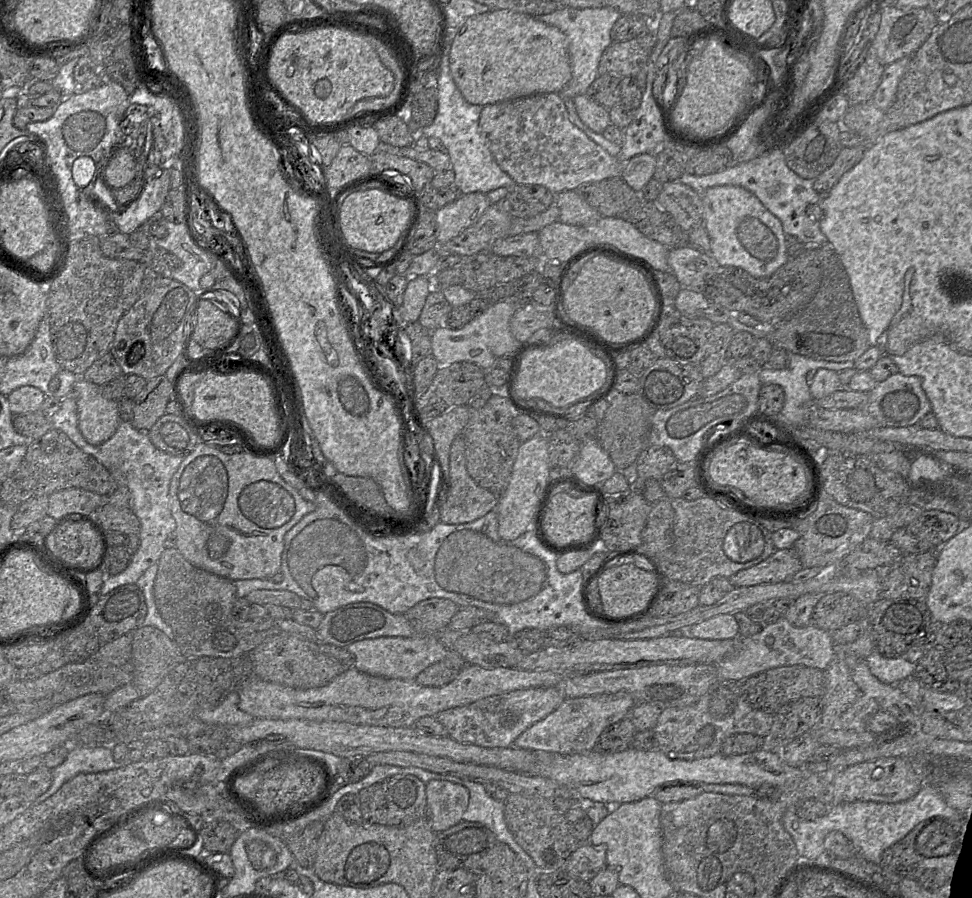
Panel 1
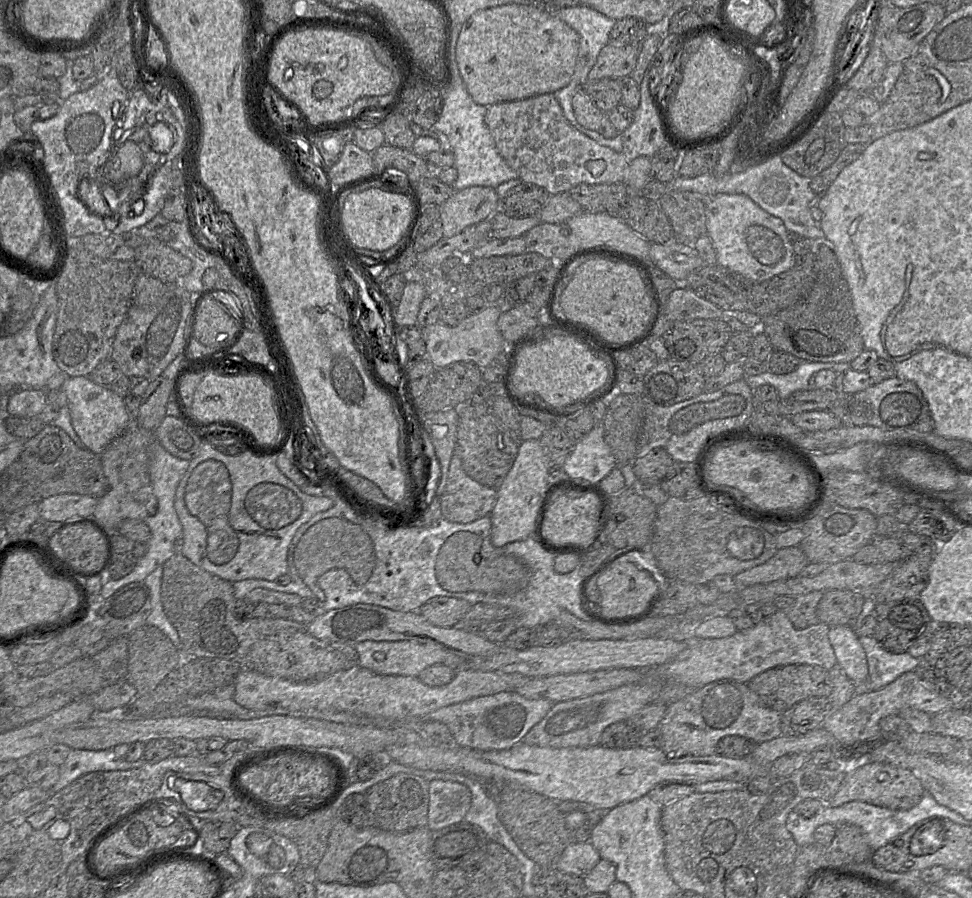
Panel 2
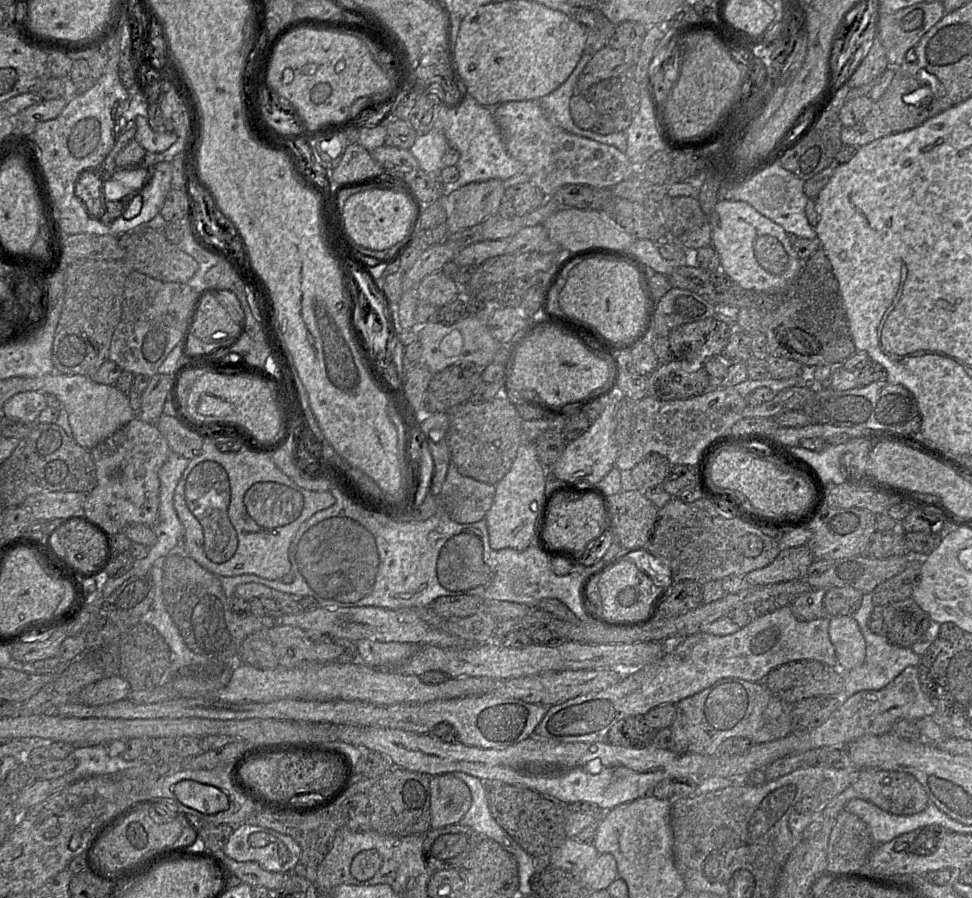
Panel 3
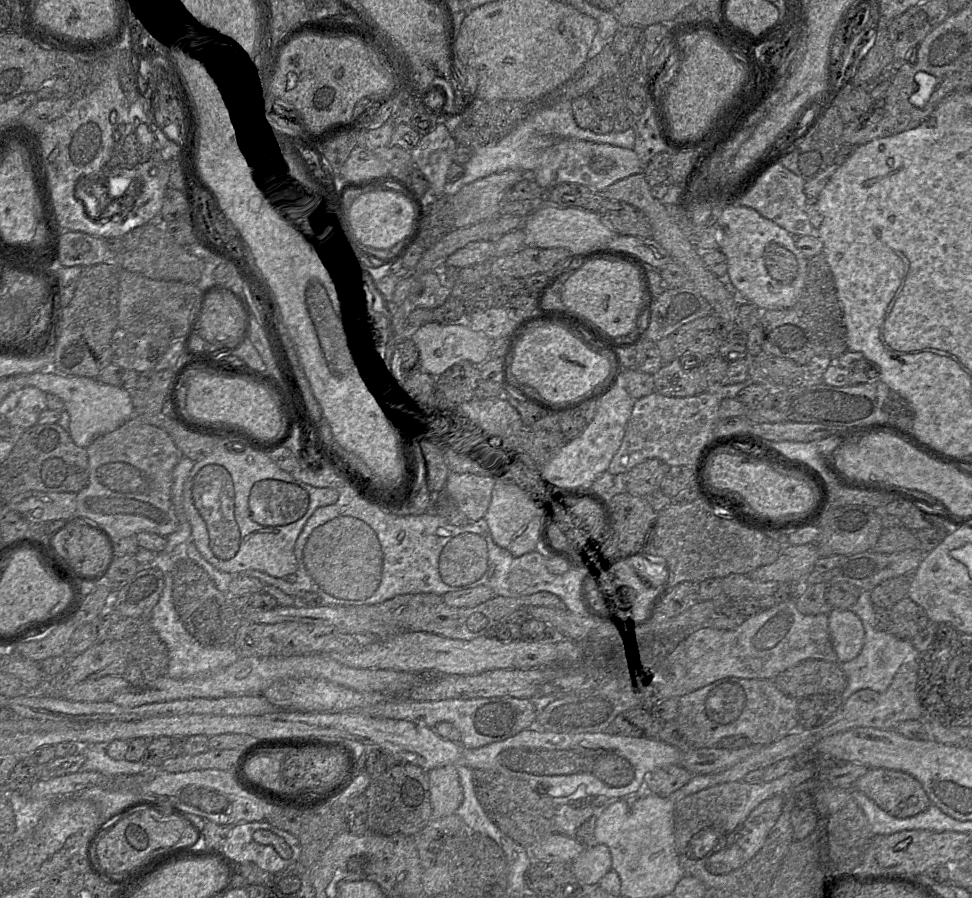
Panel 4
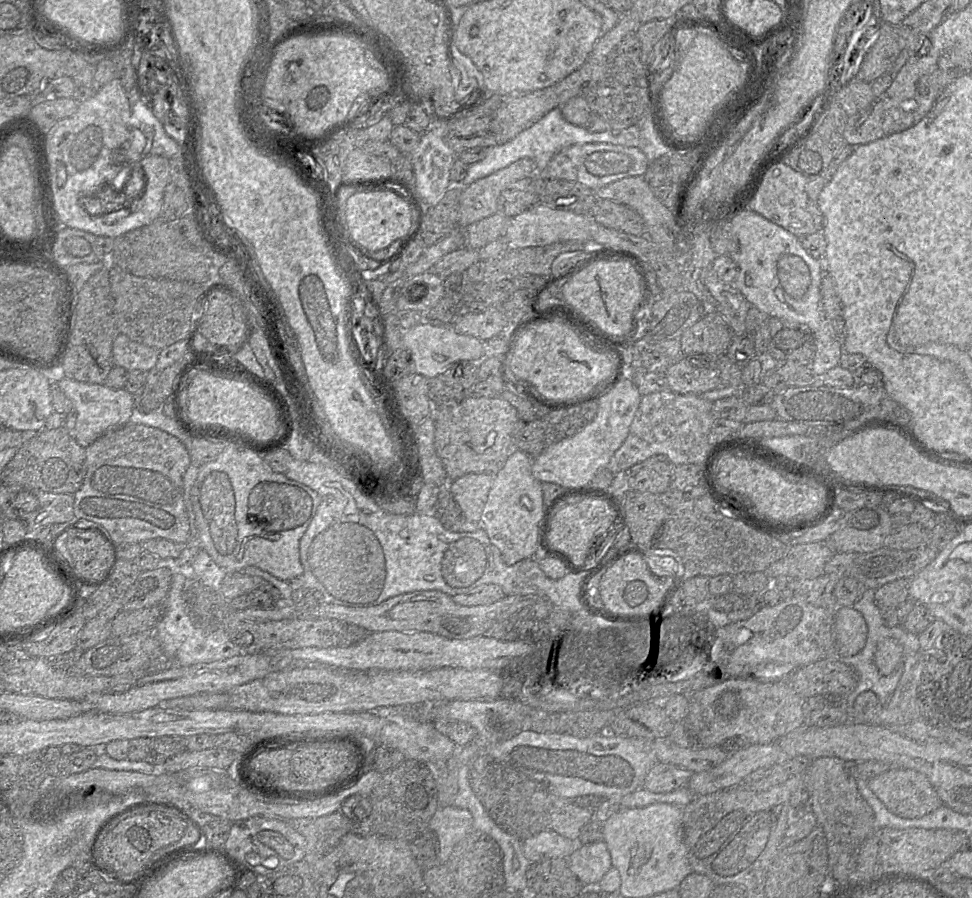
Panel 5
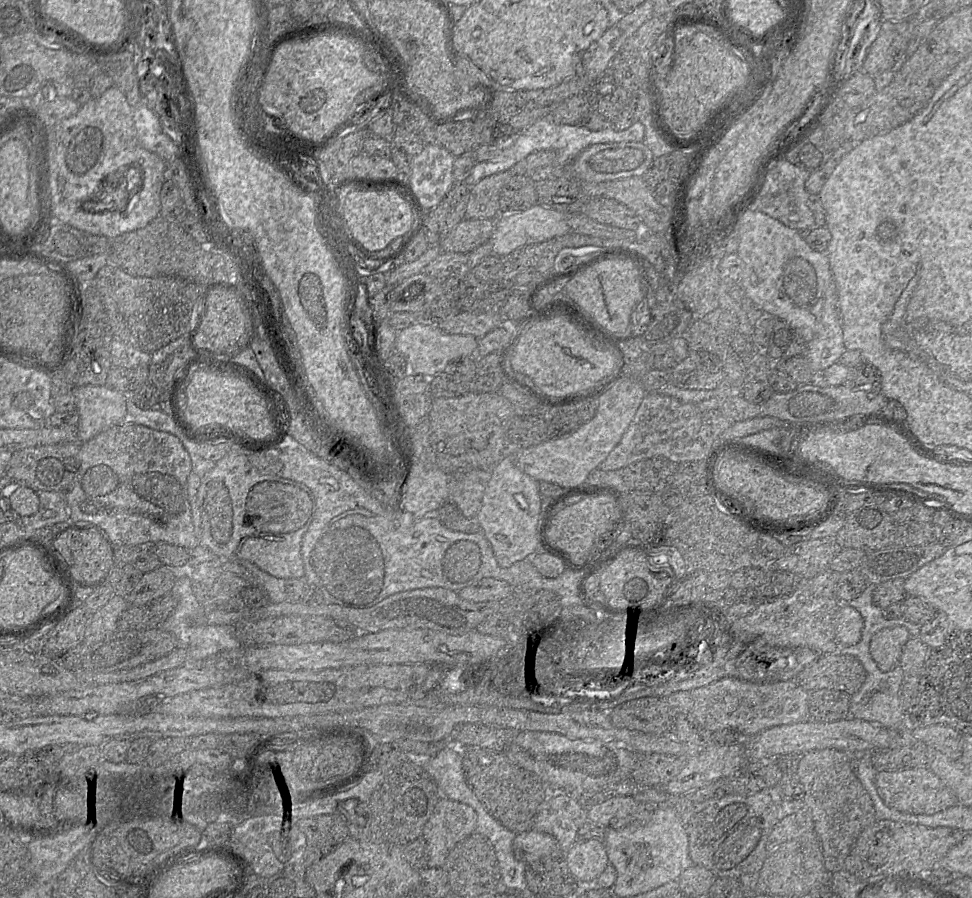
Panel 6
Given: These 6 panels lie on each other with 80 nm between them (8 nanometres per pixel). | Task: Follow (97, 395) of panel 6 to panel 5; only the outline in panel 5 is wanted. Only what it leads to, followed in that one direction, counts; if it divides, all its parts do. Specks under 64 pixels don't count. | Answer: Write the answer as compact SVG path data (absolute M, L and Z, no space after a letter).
M56 369L47 374L47 378L72 402L76 414L73 437L83 448L87 448L109 431L121 428L129 423L133 410L133 395L125 389L112 389L105 385L82 383L59 375Z

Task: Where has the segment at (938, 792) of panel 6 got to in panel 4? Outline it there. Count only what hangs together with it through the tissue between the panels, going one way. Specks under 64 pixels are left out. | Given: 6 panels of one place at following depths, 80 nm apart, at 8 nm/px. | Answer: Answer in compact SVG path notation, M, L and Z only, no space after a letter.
M870 768L851 789L861 791L884 811L901 819L913 817L931 805L922 784L902 771Z

